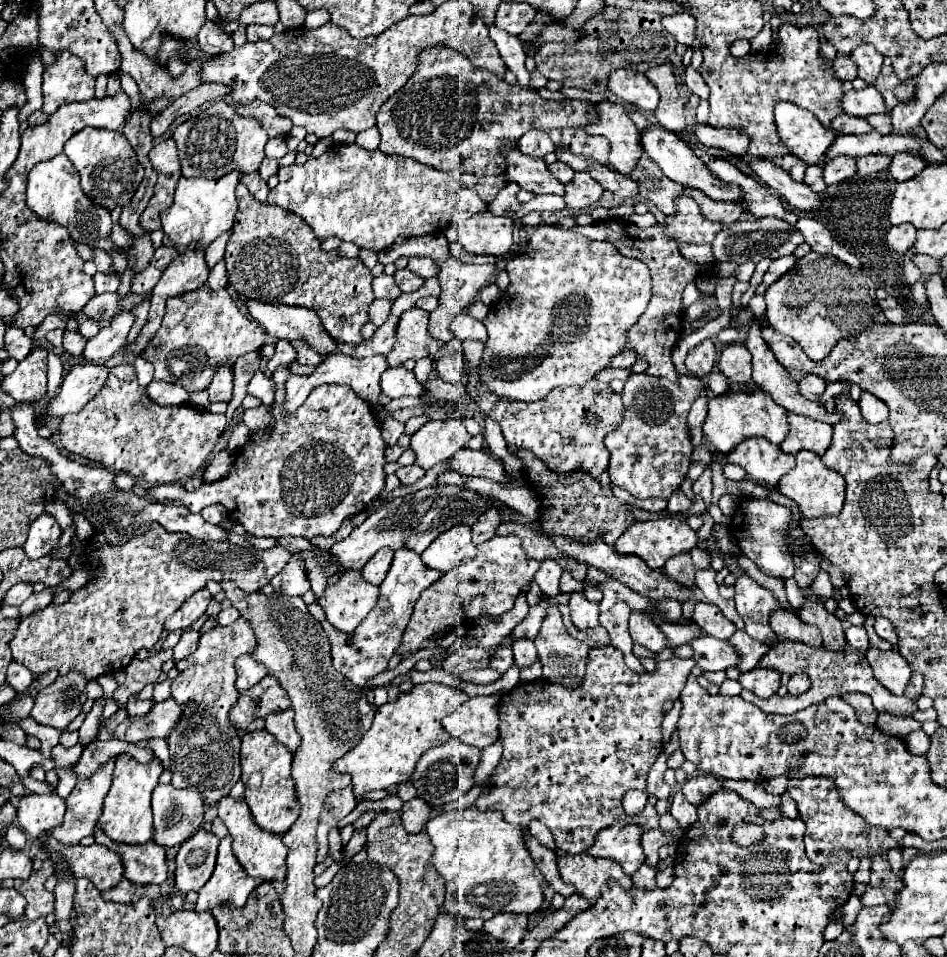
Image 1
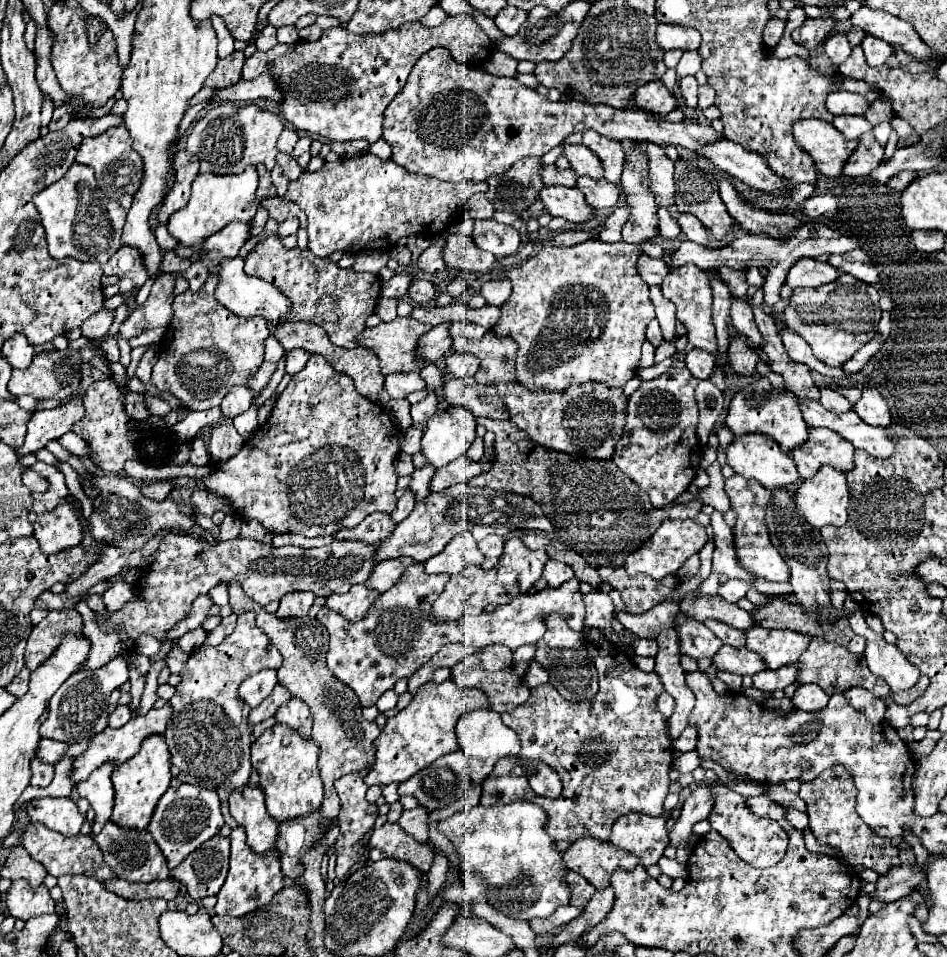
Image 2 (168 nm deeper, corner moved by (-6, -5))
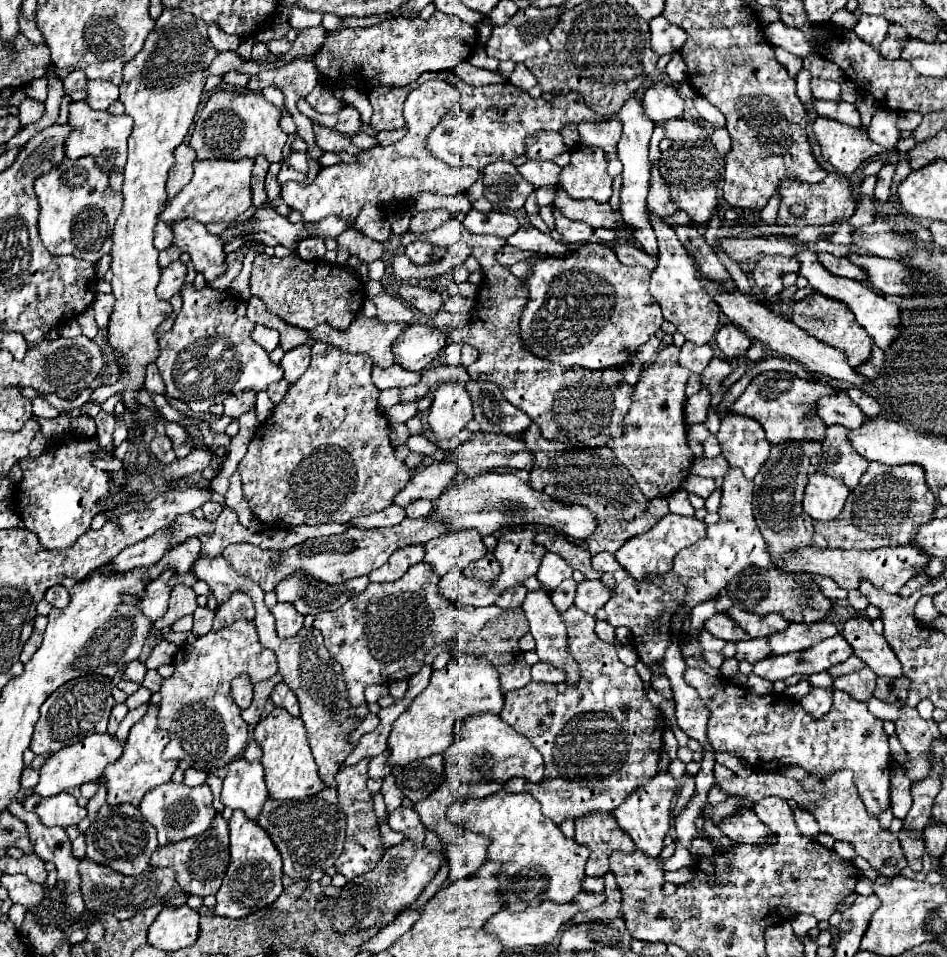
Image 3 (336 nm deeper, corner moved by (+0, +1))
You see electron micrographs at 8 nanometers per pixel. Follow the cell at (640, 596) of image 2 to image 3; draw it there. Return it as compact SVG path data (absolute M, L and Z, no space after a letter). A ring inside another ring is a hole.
M728 469L722 485L722 501L720 501L720 521L716 525L708 525L706 539L696 545L682 549L676 555L674 567L662 575L648 575L646 579L634 579L624 573L624 567L616 561L612 553L598 553L592 557L592 567L596 571L606 571L616 579L616 587L612 591L610 601L604 605L608 613L610 625L624 625L632 631L632 645L636 647L640 659L650 667L654 661L662 661L666 643L670 639L654 639L654 633L670 635L670 619L680 611L682 605L698 605L710 597L716 597L738 573L746 567L774 569L772 557L766 549L766 541L754 521L752 513L752 489L754 483L748 481L740 469ZM642 633L650 637L642 639Z

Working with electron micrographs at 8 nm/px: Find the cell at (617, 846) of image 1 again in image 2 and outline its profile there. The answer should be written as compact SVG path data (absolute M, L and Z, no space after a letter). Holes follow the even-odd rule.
M668 811L658 817L638 813L622 815L622 819L618 819L618 823L614 823L612 827L610 843L638 855L644 867L656 865L670 843L666 831L668 817Z

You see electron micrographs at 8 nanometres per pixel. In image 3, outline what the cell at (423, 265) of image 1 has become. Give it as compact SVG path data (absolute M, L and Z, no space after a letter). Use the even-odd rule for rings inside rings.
M416 241L416 243L410 243L406 247L406 255L412 259L412 263L432 263L432 261L438 261L442 257L442 249L430 245L430 243L424 243L424 241Z

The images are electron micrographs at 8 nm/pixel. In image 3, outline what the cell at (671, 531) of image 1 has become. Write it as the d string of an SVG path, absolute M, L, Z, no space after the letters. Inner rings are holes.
M668 513L650 531L632 537L632 541L628 541L620 551L616 551L616 559L634 579L644 579L650 573L666 573L666 569L672 569L674 557L682 549L692 547L704 537L706 537L706 525L702 521L698 521L696 517L682 517L682 515Z

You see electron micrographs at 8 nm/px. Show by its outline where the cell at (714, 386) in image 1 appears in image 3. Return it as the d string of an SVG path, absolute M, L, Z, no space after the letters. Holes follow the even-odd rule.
M650 213L650 221L652 221L652 227L656 229L658 247L660 247L660 263L654 269L654 273L650 275L650 295L662 307L664 319L674 323L676 329L686 337L686 341L690 341L694 345L706 345L706 343L710 343L712 335L716 333L720 307L716 305L712 295L704 289L696 263L694 263L692 255L684 249L684 245L678 241L674 229L668 227L666 223L662 223L662 219L652 213Z

